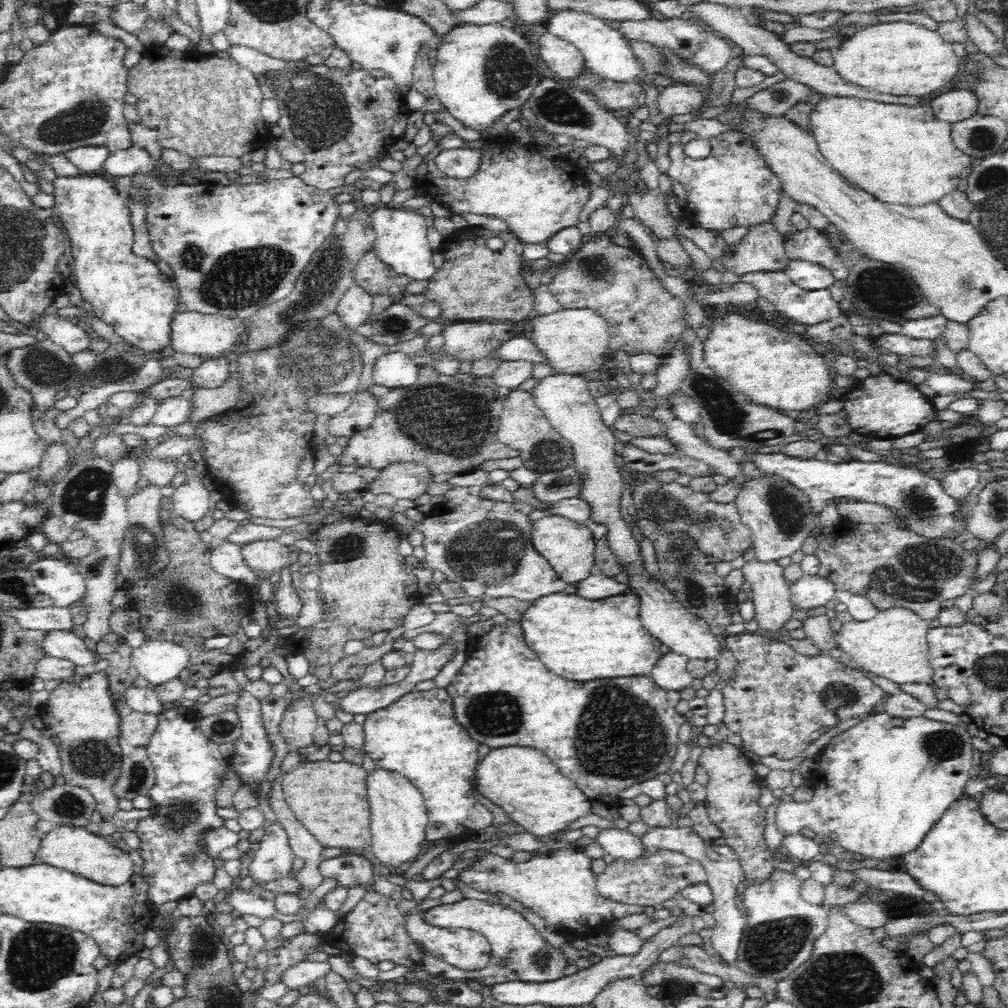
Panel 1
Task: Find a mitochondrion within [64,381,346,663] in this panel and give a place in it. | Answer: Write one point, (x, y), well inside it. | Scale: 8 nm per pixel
(184, 601)

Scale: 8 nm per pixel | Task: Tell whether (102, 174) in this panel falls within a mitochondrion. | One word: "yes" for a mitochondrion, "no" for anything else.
no

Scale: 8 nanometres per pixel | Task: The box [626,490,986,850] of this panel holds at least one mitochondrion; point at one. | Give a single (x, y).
(919, 573)

